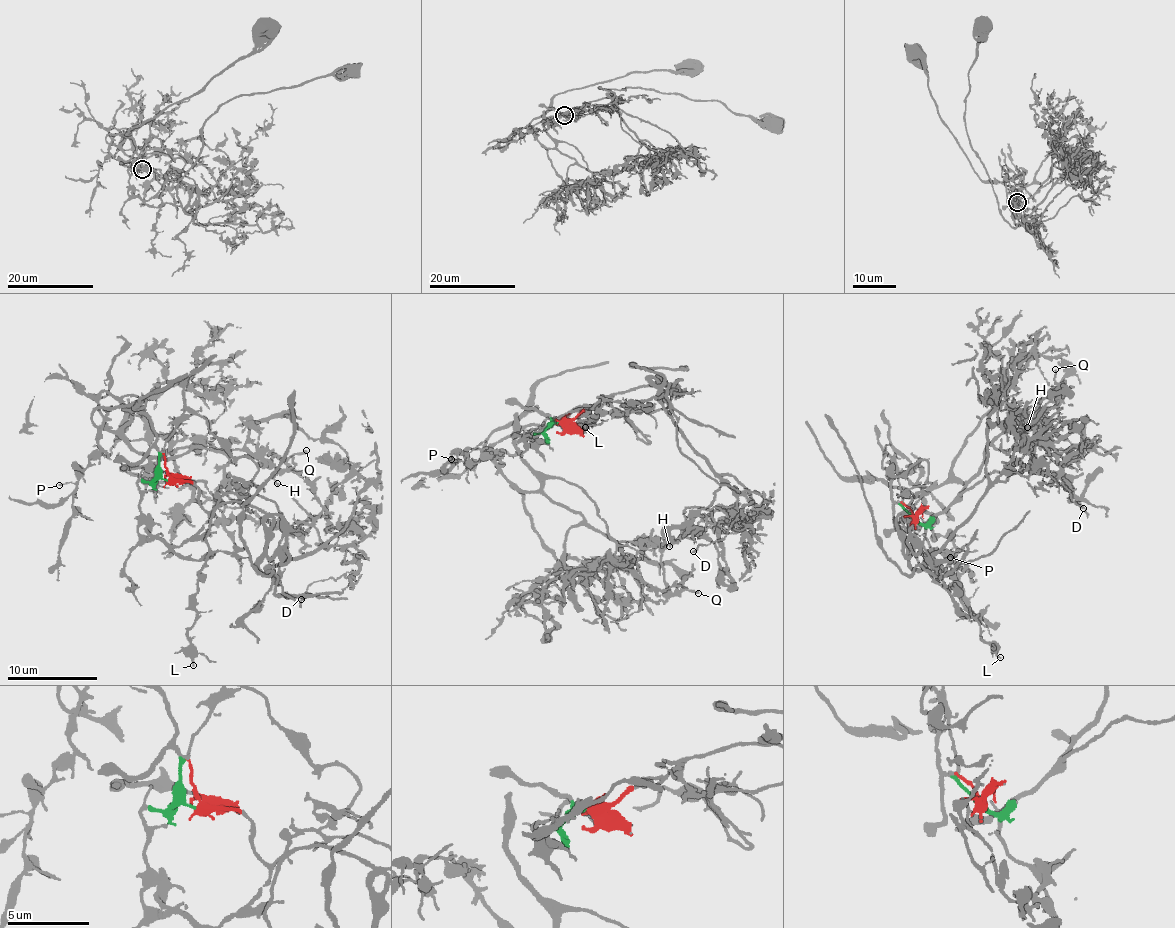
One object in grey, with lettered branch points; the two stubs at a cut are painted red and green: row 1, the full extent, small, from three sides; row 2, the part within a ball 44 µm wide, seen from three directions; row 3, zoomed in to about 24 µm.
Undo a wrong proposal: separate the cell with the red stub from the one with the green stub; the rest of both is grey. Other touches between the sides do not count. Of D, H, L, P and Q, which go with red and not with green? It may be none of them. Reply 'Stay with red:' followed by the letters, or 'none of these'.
Stay with red: D, L

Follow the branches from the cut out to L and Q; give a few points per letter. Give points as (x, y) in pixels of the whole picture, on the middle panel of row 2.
L: (559, 422), (575, 422), (590, 404), (604, 400), (604, 394), (588, 411), (588, 423), (579, 422), (586, 428)
Q: (559, 422), (516, 428), (491, 452), (495, 466), (615, 542), (649, 541), (670, 590), (699, 593)

